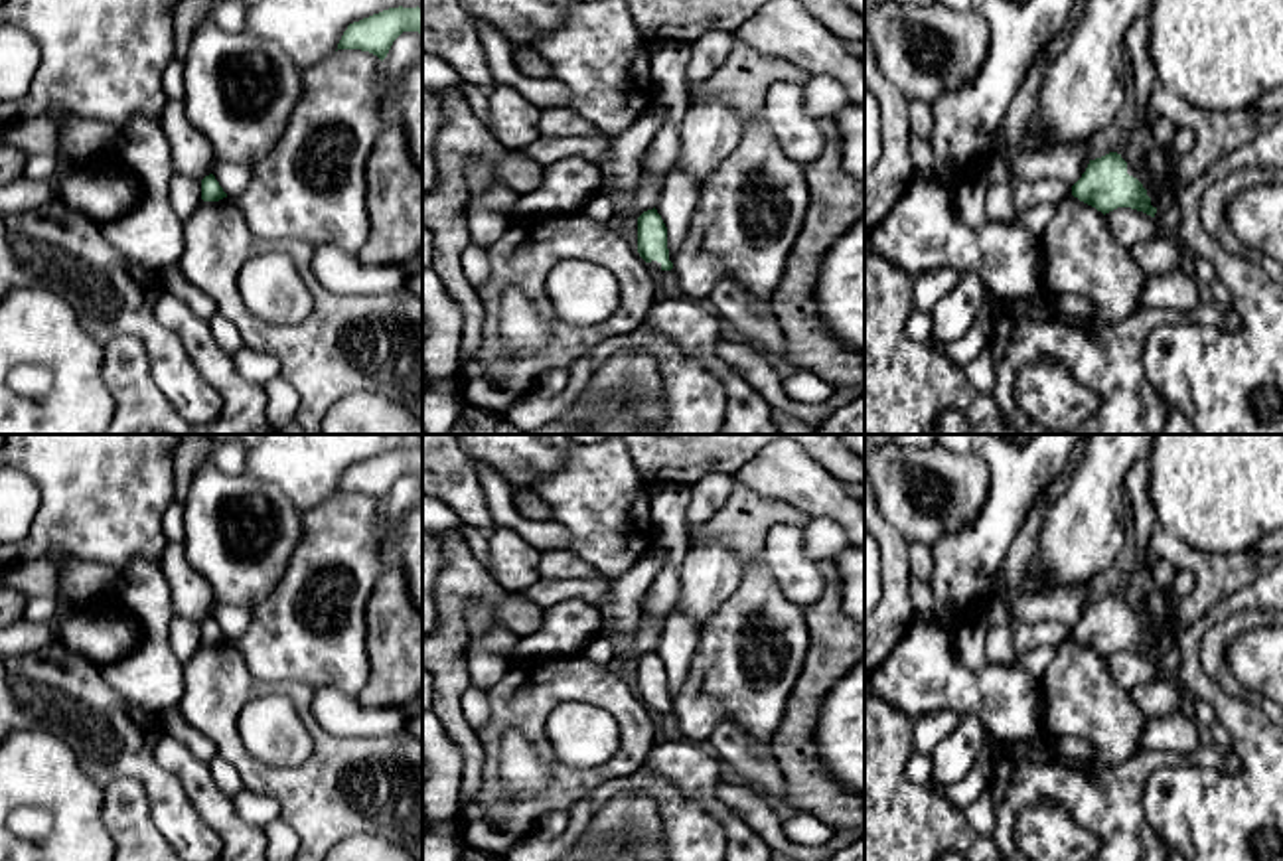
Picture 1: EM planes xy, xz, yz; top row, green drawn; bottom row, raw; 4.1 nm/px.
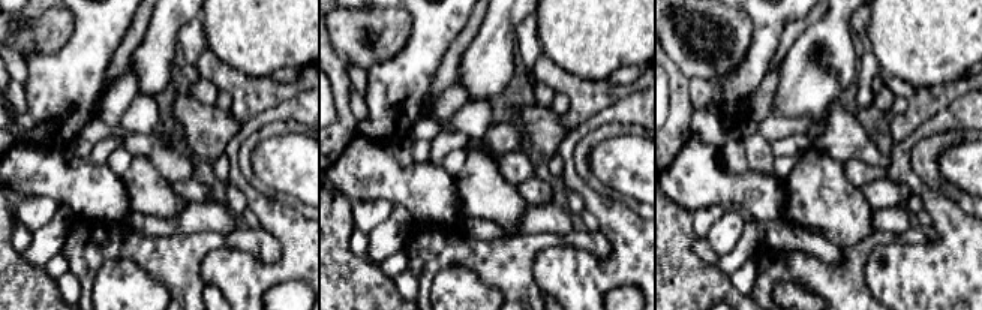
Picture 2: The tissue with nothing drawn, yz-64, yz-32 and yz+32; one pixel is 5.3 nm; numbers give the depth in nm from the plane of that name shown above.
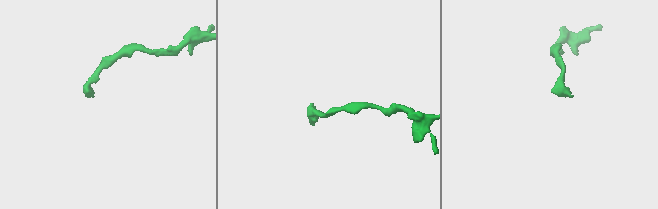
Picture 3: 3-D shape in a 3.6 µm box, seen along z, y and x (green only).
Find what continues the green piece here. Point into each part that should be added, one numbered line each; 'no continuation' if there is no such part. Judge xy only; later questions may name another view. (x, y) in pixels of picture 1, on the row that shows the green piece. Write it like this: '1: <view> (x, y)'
no continuation

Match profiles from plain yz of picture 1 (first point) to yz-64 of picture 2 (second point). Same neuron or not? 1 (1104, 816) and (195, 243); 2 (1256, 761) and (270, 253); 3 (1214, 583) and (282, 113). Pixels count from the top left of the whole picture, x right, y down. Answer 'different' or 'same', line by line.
1: same
2: different
3: different

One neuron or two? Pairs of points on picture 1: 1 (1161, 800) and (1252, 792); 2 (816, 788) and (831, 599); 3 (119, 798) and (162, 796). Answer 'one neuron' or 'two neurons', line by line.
1: one neuron
2: one neuron
3: two neurons

